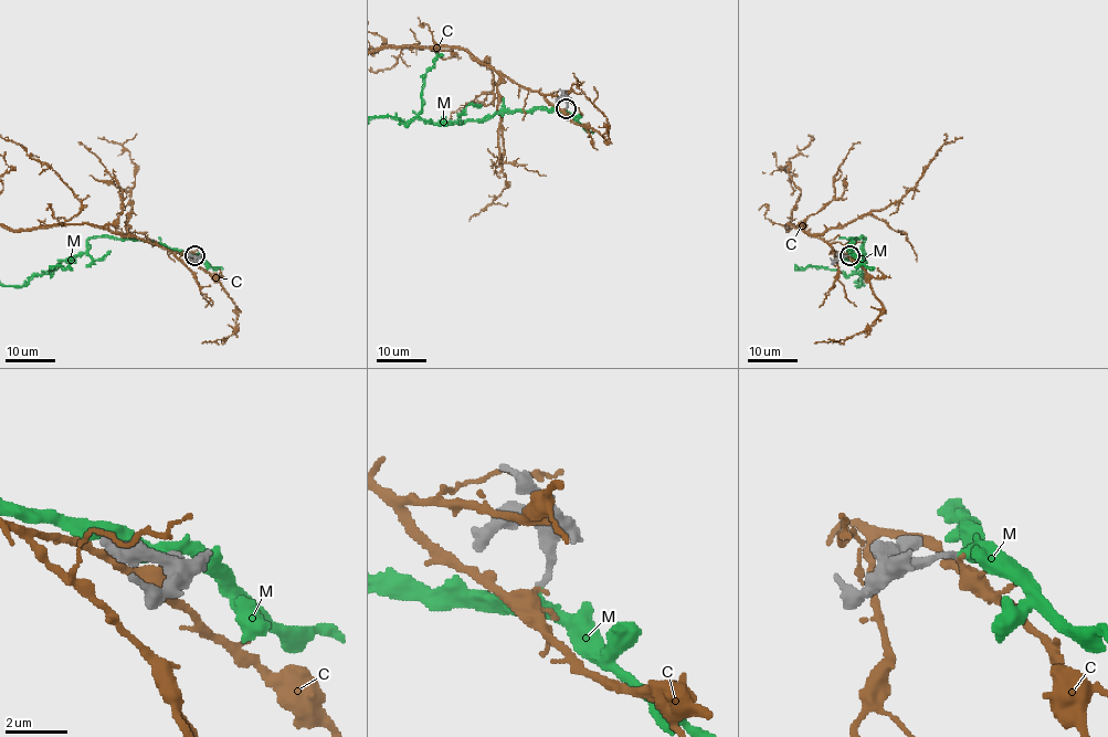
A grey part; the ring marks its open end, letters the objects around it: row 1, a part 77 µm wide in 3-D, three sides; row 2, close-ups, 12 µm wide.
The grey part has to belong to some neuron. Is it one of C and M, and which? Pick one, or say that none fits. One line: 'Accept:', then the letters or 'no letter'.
Accept: M

